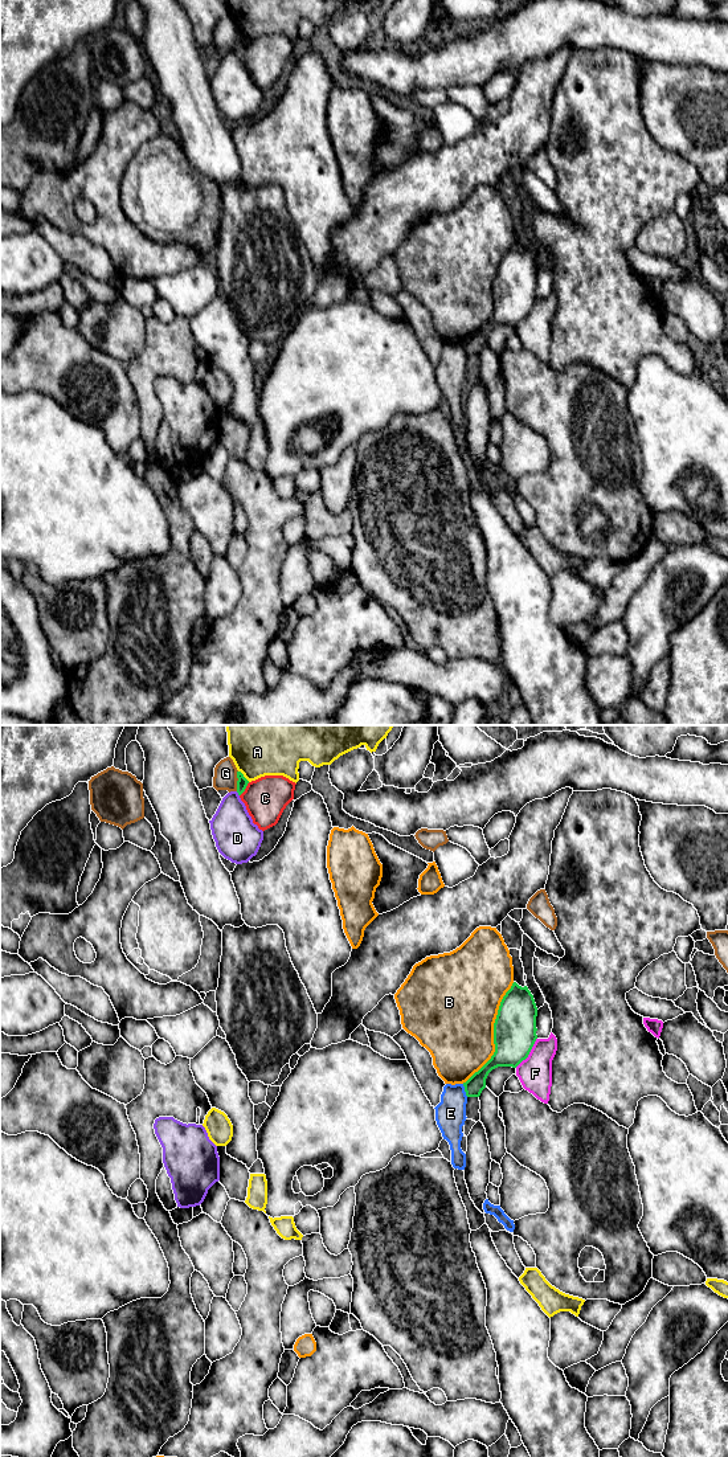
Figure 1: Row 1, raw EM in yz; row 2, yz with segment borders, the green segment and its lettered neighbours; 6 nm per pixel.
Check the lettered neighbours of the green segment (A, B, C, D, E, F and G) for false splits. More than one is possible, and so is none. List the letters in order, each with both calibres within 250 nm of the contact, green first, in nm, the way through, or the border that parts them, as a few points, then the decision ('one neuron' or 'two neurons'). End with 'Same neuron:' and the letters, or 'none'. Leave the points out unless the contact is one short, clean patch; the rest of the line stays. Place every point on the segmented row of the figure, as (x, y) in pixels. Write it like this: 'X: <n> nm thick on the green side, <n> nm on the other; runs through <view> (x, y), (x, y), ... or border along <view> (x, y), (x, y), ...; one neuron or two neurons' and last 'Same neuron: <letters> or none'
A: 70 nm thick on the green side, 420 nm on the other; two neurons
B: 260 nm thick on the green side, 460 nm on the other; two neurons
C: 70 nm thick on the green side, 260 nm on the other; two neurons
D: 70 nm thick on the green side, 260 nm on the other; two neurons
E: 110 nm thick on the green side, 190 nm on the other; border along yz (462, 1084), (467, 1096); two neurons
F: 260 nm thick on the green side, 200 nm on the other; two neurons
G: 70 nm thick on the green side, 140 nm on the other; border along yz (237, 770), (236, 790); two neurons
Same neuron: none

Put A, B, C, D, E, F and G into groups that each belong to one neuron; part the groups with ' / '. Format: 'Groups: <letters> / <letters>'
Groups: A / B / C / D / E / F / G

